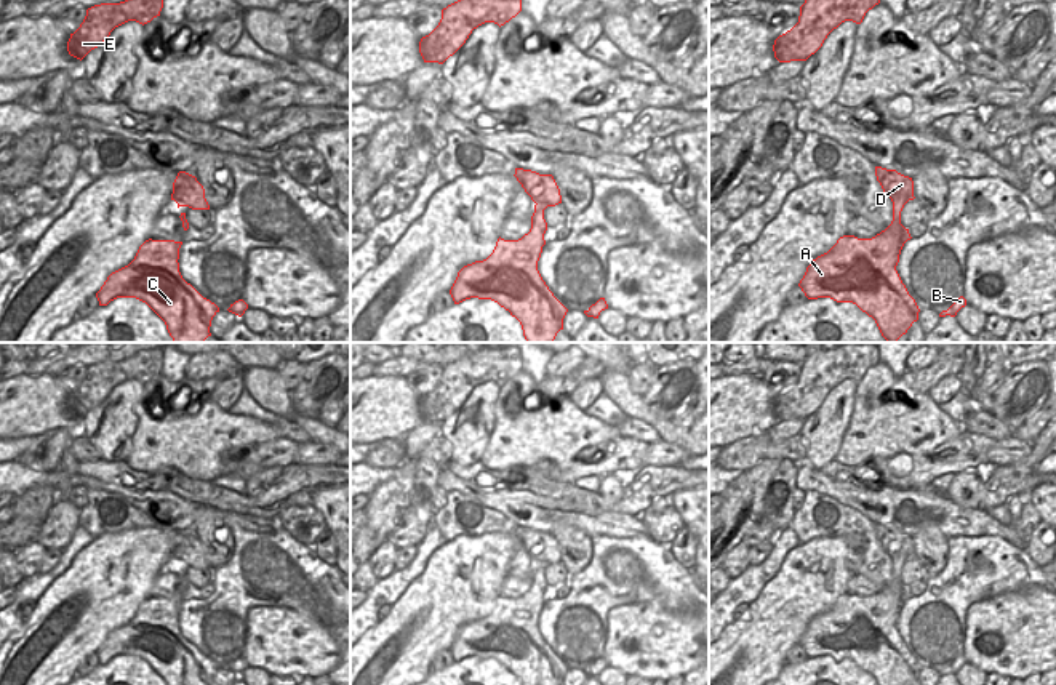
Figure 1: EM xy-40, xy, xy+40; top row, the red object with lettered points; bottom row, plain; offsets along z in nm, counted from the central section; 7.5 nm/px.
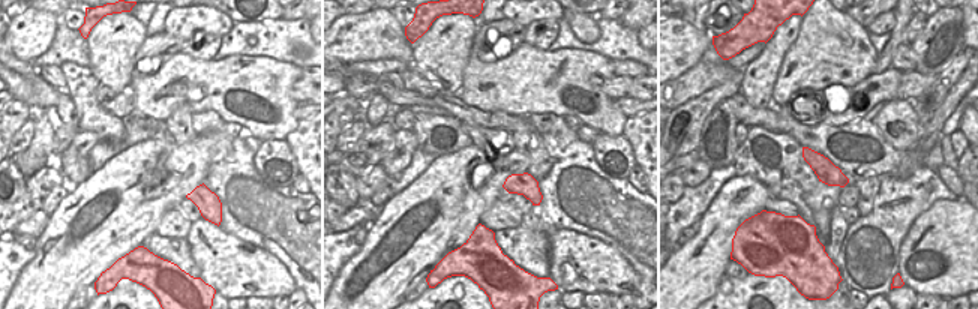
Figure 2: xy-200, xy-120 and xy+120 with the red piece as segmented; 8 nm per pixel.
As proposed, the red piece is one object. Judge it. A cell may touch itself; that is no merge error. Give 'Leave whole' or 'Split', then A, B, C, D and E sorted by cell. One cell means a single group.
Split. Groups: A B C / D E

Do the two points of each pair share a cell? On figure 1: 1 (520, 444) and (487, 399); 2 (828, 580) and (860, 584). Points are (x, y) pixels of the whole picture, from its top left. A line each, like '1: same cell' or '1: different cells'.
1: different cells
2: different cells

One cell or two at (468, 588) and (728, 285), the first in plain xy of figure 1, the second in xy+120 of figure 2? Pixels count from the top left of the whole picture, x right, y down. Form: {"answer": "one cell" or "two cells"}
{"answer": "two cells"}

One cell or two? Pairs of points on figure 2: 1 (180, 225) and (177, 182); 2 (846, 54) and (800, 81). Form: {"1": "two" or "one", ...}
{"1": "two", "2": "one"}

